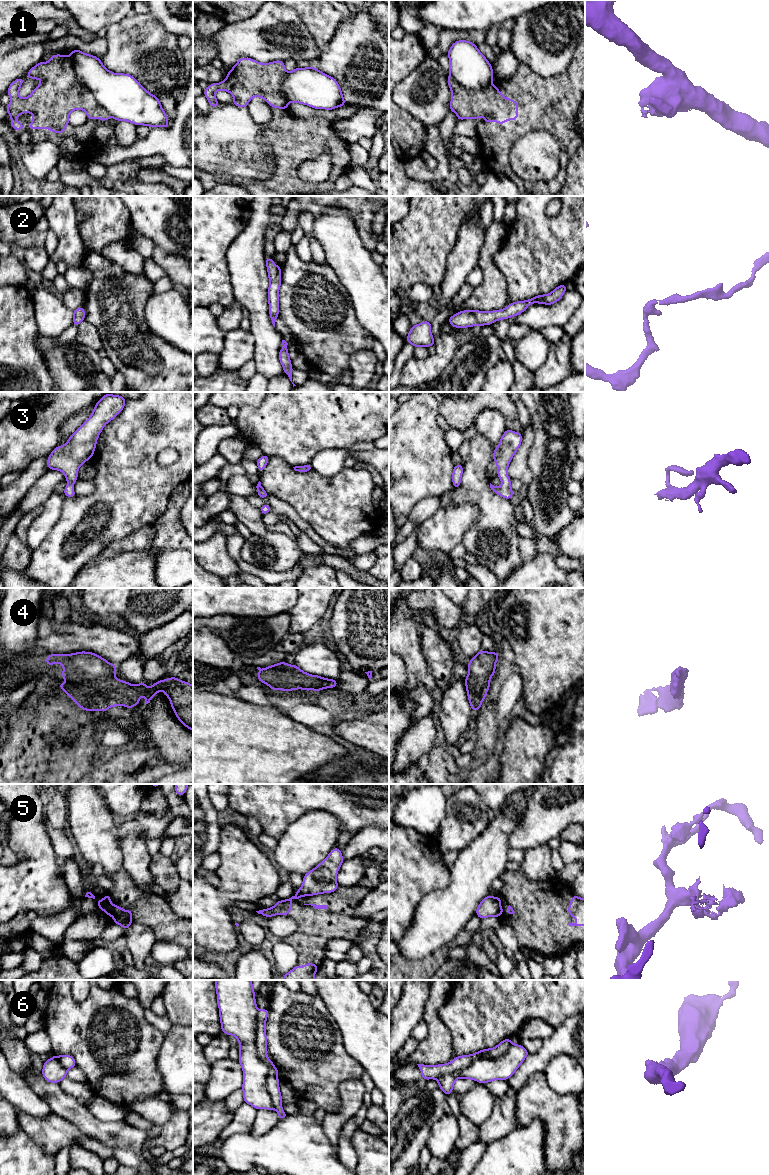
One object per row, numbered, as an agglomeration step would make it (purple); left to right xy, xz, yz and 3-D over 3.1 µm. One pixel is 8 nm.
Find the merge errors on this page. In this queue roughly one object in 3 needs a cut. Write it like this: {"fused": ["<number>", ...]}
{"fused": ["1", "5", "6"]}

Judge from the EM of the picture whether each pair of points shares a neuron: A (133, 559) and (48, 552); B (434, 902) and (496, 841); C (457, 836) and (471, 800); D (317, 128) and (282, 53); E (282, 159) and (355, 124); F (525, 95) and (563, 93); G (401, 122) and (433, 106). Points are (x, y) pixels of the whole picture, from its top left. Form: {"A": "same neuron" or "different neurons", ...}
{"A": "different neurons", "B": "same neuron", "C": "same neuron", "D": "different neurons", "E": "different neurons", "F": "same neuron", "G": "different neurons"}

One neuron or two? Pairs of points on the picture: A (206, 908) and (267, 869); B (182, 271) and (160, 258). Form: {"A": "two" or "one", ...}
{"A": "one", "B": "one"}

